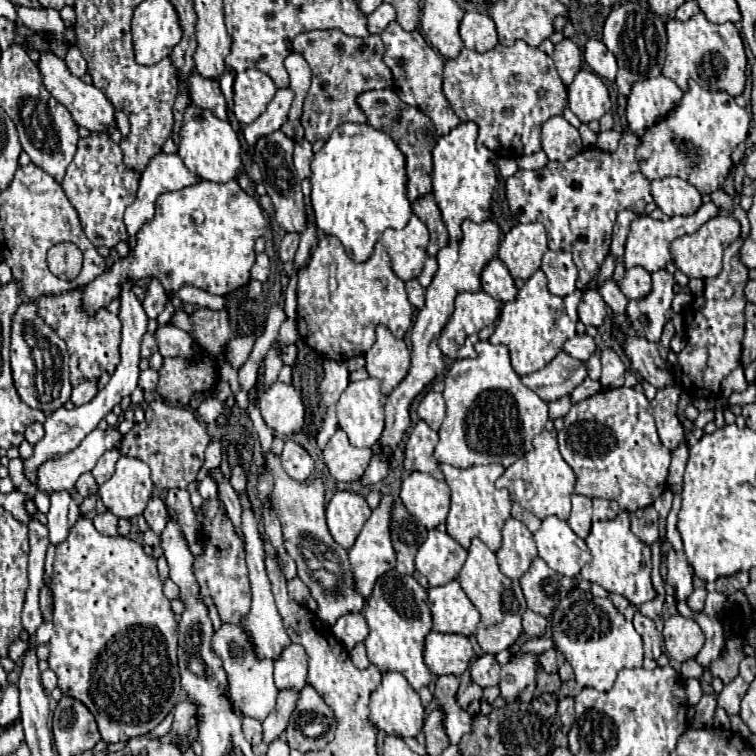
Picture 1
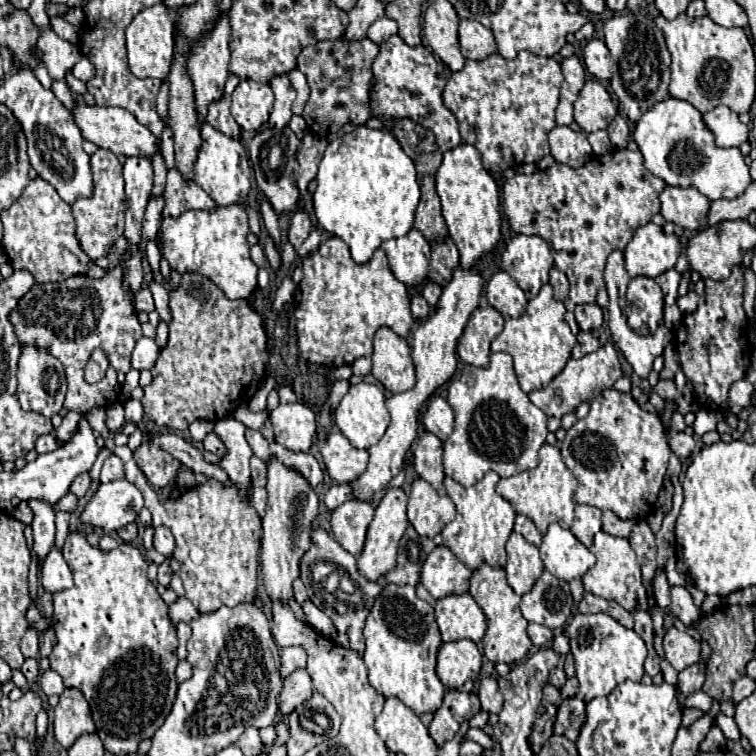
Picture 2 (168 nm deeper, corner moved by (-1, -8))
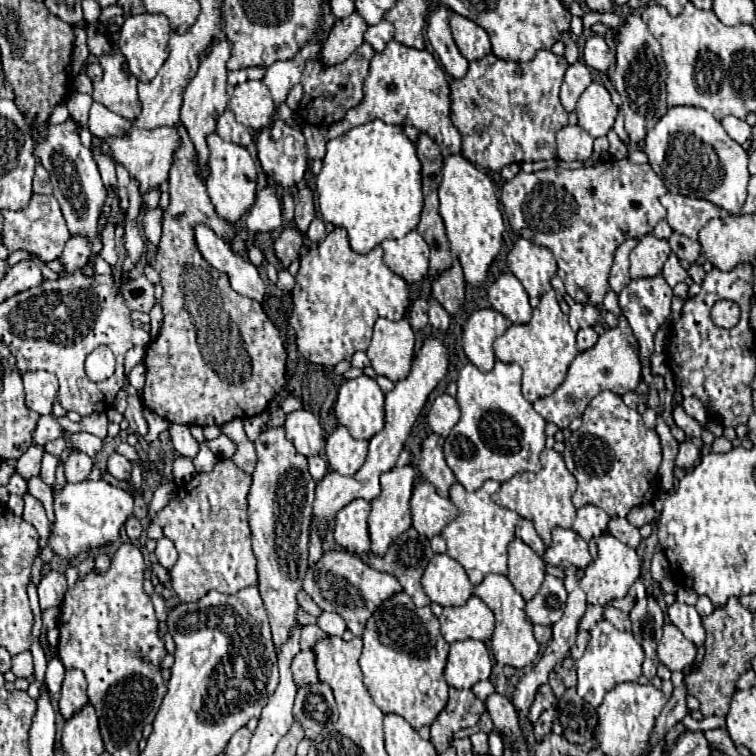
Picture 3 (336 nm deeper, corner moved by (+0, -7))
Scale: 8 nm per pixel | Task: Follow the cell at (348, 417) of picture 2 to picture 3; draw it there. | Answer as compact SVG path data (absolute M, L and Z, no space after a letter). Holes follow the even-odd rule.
M366 374L346 380L338 390L334 414L356 440L370 440L384 428L384 392Z

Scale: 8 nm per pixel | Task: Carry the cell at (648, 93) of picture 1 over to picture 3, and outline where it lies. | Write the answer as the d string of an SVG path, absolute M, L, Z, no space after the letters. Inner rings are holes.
M692 106L670 108L666 116L658 120L654 130L648 132L644 152L668 192L708 200L730 214L740 212L750 180L748 154L706 110Z

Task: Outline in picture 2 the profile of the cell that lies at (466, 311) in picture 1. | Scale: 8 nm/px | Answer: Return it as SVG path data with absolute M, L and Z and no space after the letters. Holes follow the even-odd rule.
M477 307L457 343L457 355L475 367L489 363L489 345L503 331L503 315L493 307Z

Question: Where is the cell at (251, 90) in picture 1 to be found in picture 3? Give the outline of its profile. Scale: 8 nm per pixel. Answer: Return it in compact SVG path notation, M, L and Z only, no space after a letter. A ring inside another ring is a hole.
M254 80L236 84L228 100L228 108L234 112L240 124L256 132L266 128L276 114L276 106L272 102L270 90L266 88L264 82L254 82Z

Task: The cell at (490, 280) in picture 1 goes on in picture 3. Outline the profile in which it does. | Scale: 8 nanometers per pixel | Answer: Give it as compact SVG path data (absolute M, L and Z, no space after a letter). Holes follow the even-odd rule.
M502 274L488 290L492 308L504 314L512 324L526 324L532 316L528 294L514 274Z

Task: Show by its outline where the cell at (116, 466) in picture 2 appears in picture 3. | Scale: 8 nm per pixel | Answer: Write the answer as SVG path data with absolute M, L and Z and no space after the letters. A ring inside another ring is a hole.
M114 452L110 458L108 458L108 472L116 478L116 480L130 480L130 472L132 472L132 464L130 460L126 460L122 454Z

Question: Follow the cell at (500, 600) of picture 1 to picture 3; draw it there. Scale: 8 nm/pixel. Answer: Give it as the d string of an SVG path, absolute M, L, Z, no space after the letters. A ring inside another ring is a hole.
M488 574L482 580L482 584L478 584L474 588L474 594L478 598L482 598L496 616L496 628L494 628L494 636L490 640L492 654L494 654L496 662L498 664L508 664L508 666L514 666L514 668L530 666L540 652L540 644L536 642L534 632L532 632L532 622L528 620L528 616L524 612L526 600L512 588L510 580L506 576L500 576L500 574Z

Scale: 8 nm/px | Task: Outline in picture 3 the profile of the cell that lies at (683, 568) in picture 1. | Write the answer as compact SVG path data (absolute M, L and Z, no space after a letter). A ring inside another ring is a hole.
M674 602L668 608L668 618L696 648L704 646L706 632L704 632L704 626L702 626L702 618L700 618L700 614L696 612L694 606Z

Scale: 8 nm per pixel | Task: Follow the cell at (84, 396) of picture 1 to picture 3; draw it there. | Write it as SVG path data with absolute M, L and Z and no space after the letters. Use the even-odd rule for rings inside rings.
M40 416L36 428L34 428L34 436L32 436L32 444L36 446L44 446L50 440L62 438L64 430L60 428L60 424L56 422L56 418L52 416Z

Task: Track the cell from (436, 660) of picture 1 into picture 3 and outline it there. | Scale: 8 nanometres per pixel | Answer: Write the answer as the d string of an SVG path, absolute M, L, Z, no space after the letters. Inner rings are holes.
M462 640L450 644L448 664L444 670L448 686L458 690L472 688L476 682L486 680L492 670L490 652L480 640Z

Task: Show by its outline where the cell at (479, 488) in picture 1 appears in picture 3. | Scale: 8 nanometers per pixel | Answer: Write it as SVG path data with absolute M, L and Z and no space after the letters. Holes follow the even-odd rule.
M494 480L484 482L484 486L476 492L466 492L464 486L458 482L450 488L450 500L460 510L460 514L456 516L454 522L450 522L442 530L440 536L446 540L448 554L464 566L464 570L474 586L480 584L486 574L508 574L506 548L514 538L514 530L516 530L520 516L512 510L498 506L492 500L492 494L498 492L498 488L500 488L500 484Z

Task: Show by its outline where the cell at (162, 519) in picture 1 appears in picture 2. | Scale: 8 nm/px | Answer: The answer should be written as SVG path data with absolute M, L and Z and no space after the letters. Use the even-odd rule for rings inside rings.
M159 525L159 527L155 527L153 545L155 545L155 549L157 549L159 553L163 553L165 557L171 557L173 549L175 549L175 539L173 539L173 535L171 535L171 531L169 531L167 527Z

